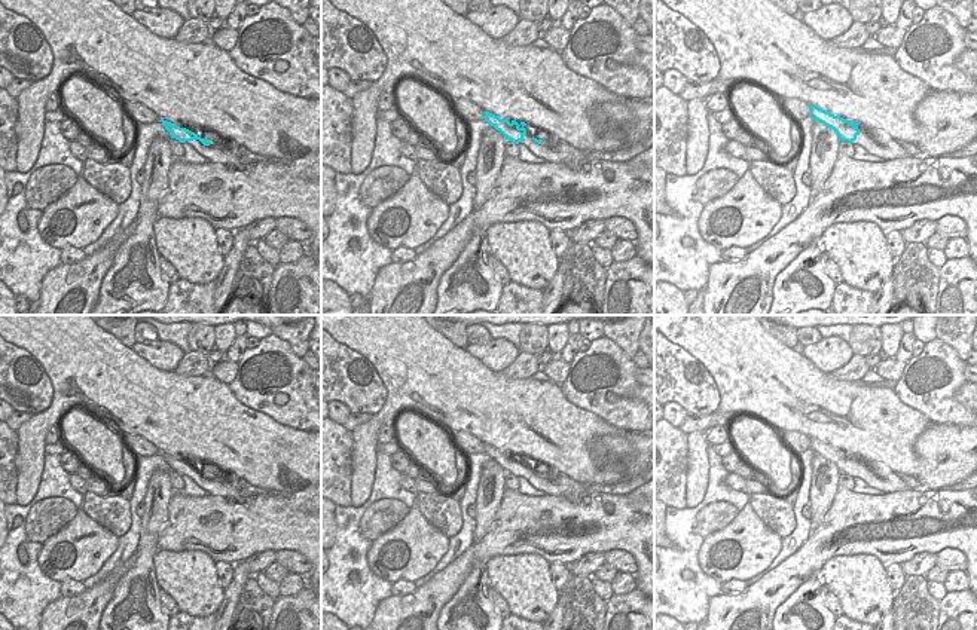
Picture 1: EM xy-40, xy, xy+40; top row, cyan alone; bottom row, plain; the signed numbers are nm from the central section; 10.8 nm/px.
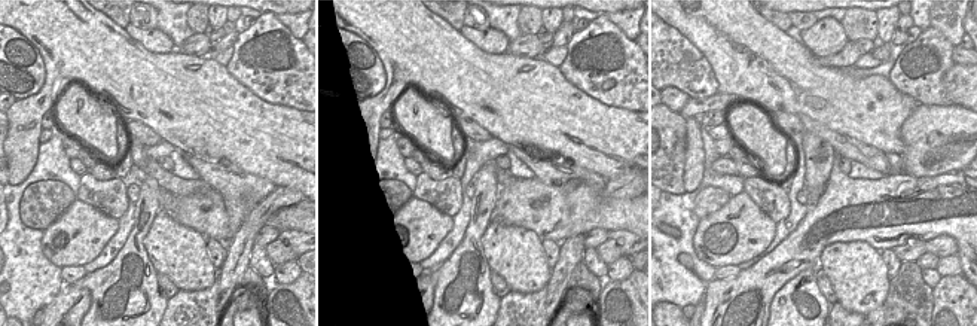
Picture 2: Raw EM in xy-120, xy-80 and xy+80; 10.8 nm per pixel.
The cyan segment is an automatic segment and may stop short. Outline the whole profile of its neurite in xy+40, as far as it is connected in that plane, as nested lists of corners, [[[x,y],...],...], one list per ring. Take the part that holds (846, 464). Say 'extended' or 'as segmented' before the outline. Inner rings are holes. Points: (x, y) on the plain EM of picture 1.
extended; [[[810,438],[810,449],[836,464],[842,474],[860,477],[870,487],[882,490],[883,493],[909,490],[909,486],[889,467],[882,462],[861,459],[858,455],[834,449],[816,438]]]

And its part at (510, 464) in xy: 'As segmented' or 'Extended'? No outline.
Extended

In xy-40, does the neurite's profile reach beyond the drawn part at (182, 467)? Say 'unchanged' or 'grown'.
grown

